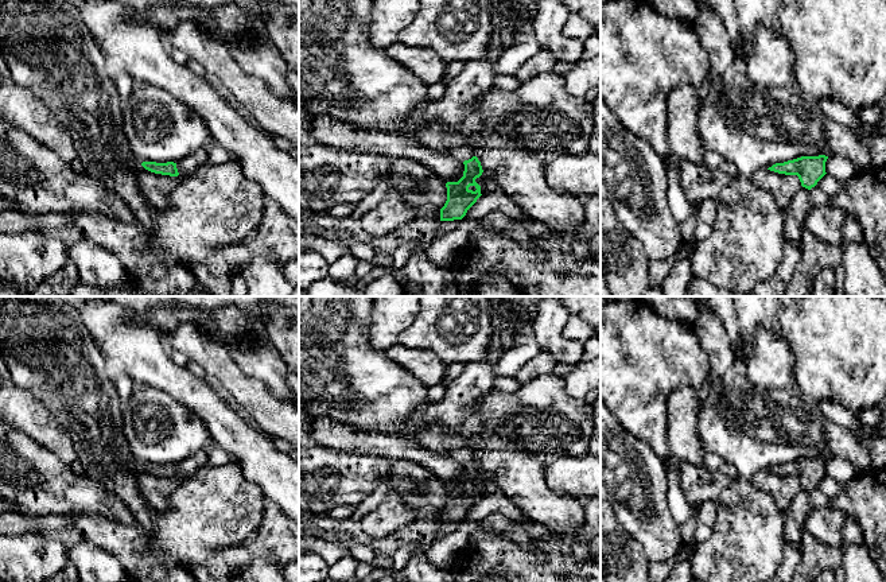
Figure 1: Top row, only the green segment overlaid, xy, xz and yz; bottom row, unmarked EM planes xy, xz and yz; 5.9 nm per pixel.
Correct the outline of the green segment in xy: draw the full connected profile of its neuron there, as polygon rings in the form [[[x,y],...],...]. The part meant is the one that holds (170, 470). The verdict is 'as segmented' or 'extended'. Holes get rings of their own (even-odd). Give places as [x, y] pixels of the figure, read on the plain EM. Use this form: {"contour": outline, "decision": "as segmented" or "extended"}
{"contour": [[[206,449],[198,451],[191,458],[187,458],[178,465],[156,465],[156,463],[143,463],[141,467],[155,476],[170,477],[170,478],[187,478],[194,474],[198,469],[205,466],[207,462]]], "decision": "extended"}

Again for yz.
{"contour": [[[825,457],[801,458],[784,465],[776,465],[768,472],[785,477],[797,477],[801,488],[811,492],[827,476],[827,461],[828,458]]], "decision": "as segmented"}

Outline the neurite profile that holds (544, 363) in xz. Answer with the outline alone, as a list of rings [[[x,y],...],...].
[[[541,352],[529,361],[526,361],[521,369],[518,369],[512,377],[518,380],[521,384],[528,383],[540,375],[549,373],[556,365],[556,360],[551,353]]]

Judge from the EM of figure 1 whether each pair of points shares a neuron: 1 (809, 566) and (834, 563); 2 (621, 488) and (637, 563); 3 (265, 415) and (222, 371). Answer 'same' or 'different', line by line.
1: same
2: different
3: same

